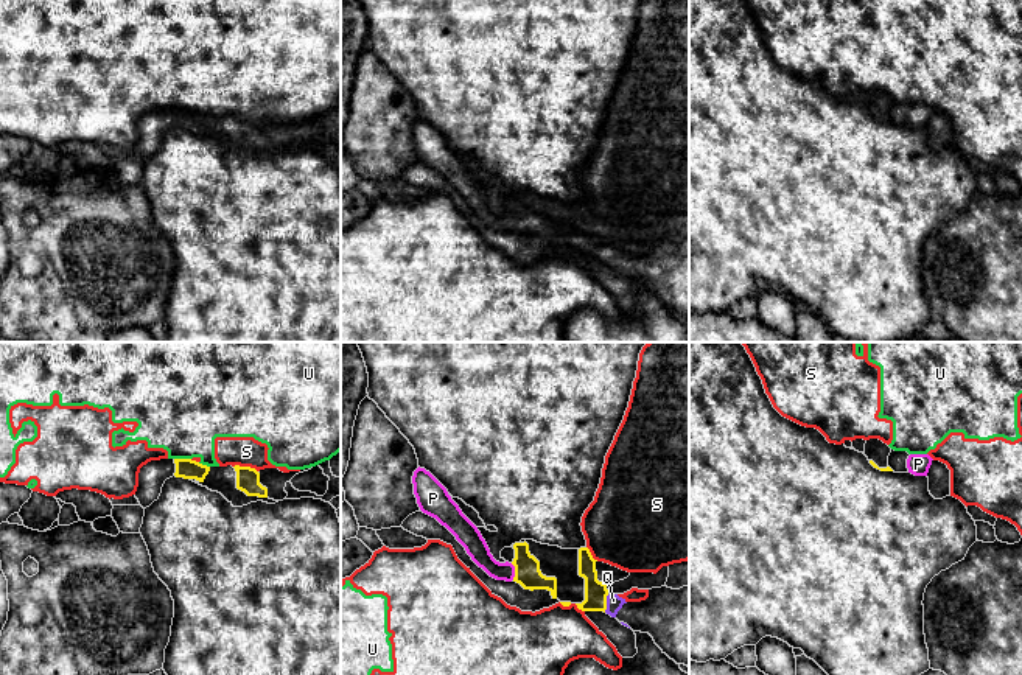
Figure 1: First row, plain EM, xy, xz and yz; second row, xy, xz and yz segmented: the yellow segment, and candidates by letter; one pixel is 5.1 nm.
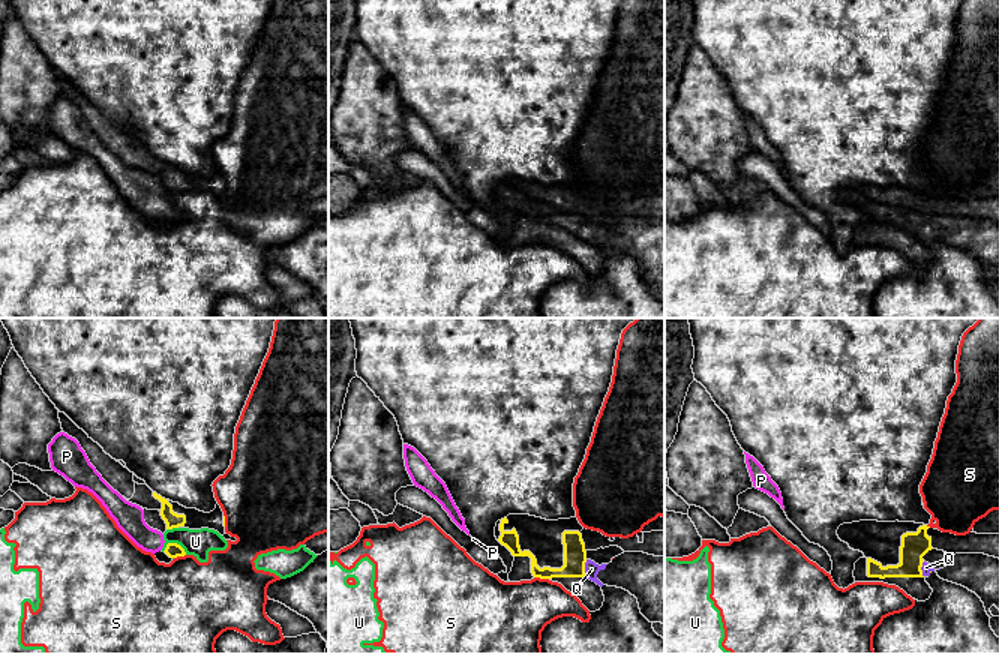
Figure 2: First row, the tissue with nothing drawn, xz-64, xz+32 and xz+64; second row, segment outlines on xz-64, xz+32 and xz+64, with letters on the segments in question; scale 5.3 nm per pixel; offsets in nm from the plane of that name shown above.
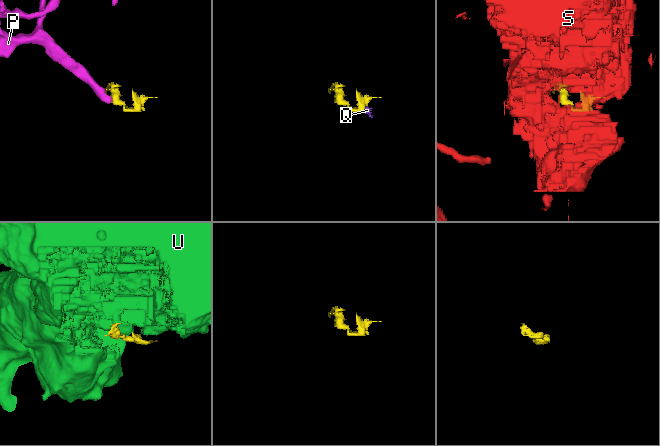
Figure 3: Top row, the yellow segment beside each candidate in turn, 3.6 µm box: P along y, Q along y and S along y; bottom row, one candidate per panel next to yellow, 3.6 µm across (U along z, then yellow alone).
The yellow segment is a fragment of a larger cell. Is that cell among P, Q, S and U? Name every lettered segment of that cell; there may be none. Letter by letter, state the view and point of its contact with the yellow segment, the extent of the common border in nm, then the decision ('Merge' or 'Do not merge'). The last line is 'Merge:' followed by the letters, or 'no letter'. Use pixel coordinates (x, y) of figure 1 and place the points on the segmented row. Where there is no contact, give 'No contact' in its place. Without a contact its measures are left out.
P: Touches yellow at xz (515, 571). Shared border 90 nm. Merge
Q: Touches yellow at xz (605, 604). Shared border 100 nm. Merge
S: Touches yellow at xy (246, 467). Shared border 130 nm. Do not merge
U: Touches yellow at xy (182, 459). Shared border 90 nm. Do not merge
Merge: P, Q

